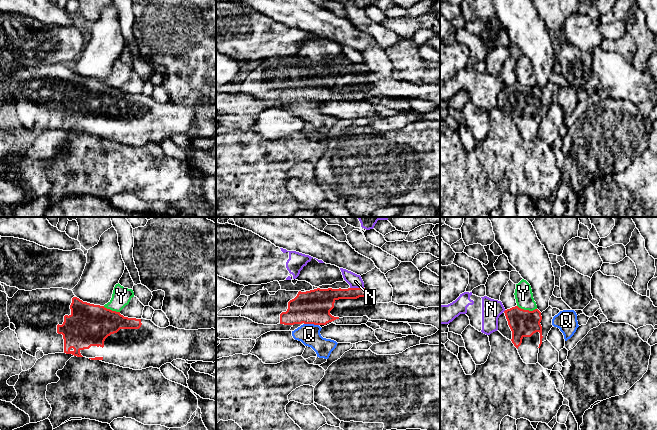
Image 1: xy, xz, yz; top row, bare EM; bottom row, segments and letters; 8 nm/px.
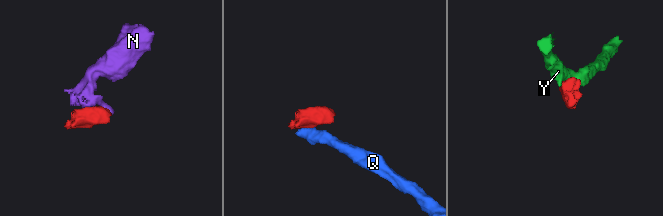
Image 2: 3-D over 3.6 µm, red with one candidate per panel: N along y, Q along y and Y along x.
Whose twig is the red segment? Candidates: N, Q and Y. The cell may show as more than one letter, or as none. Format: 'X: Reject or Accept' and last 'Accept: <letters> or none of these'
N: Reject
Q: Reject
Y: Reject
Accept: none of these

